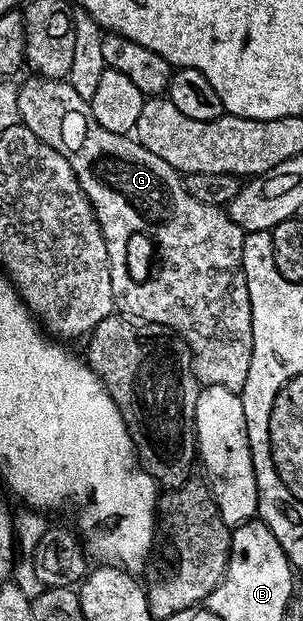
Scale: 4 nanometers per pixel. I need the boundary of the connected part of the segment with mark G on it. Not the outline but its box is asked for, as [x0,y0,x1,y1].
[18,74,254,394]

